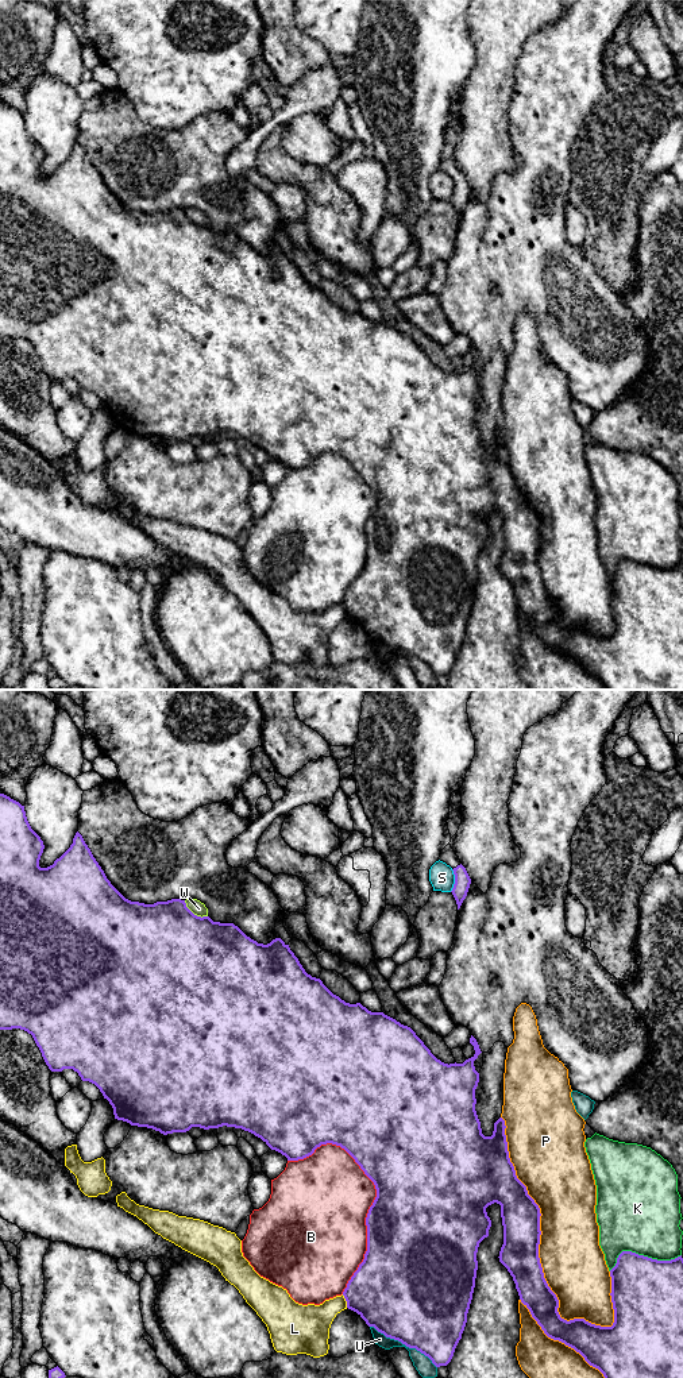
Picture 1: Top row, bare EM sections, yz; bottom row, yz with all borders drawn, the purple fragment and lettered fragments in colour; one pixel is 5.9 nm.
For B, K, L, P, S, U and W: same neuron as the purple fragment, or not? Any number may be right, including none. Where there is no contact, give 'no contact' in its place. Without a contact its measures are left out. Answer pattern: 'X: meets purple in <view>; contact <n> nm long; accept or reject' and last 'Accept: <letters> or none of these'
B: meets purple in yz; contact 900 nm long; reject
K: meets purple in yz; contact 440 nm long; reject
L: meets purple in yz; contact 90 nm long; reject
P: meets purple in yz; contact 1400 nm long; reject
S: meets purple in yz; contact 140 nm long; reject
U: meets purple in yz; contact 480 nm long; reject
W: meets purple in yz; contact 170 nm long; reject
Accept: none of these

